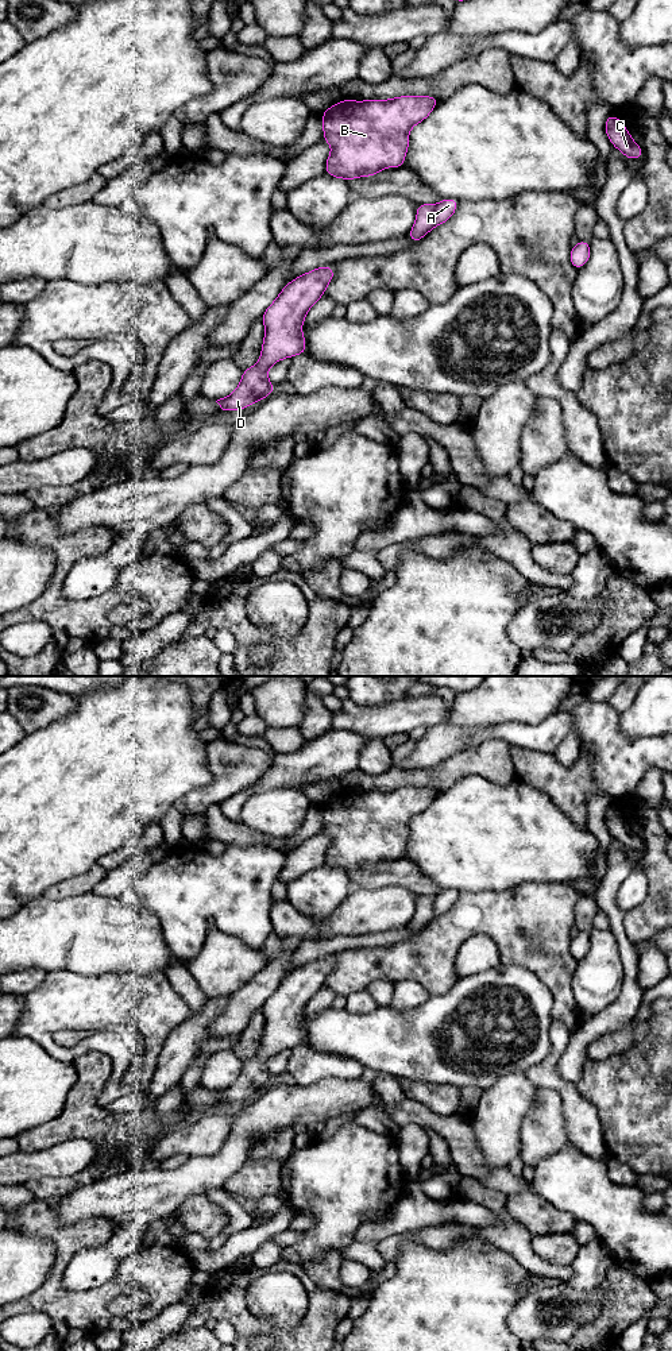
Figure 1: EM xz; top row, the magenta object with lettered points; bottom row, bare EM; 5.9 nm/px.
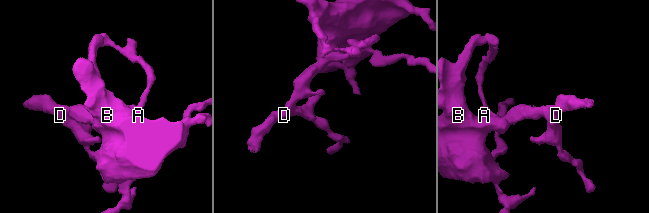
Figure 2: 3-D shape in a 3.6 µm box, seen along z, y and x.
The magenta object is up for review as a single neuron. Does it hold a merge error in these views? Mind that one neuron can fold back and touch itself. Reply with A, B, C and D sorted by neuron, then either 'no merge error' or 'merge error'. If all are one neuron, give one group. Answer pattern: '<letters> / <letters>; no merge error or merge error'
A / B C D; merge error

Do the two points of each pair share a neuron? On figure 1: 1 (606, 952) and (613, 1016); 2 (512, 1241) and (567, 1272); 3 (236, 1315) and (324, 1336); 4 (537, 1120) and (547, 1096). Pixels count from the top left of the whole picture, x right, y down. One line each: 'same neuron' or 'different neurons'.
1: different neurons
2: same neuron
3: same neuron
4: same neuron

